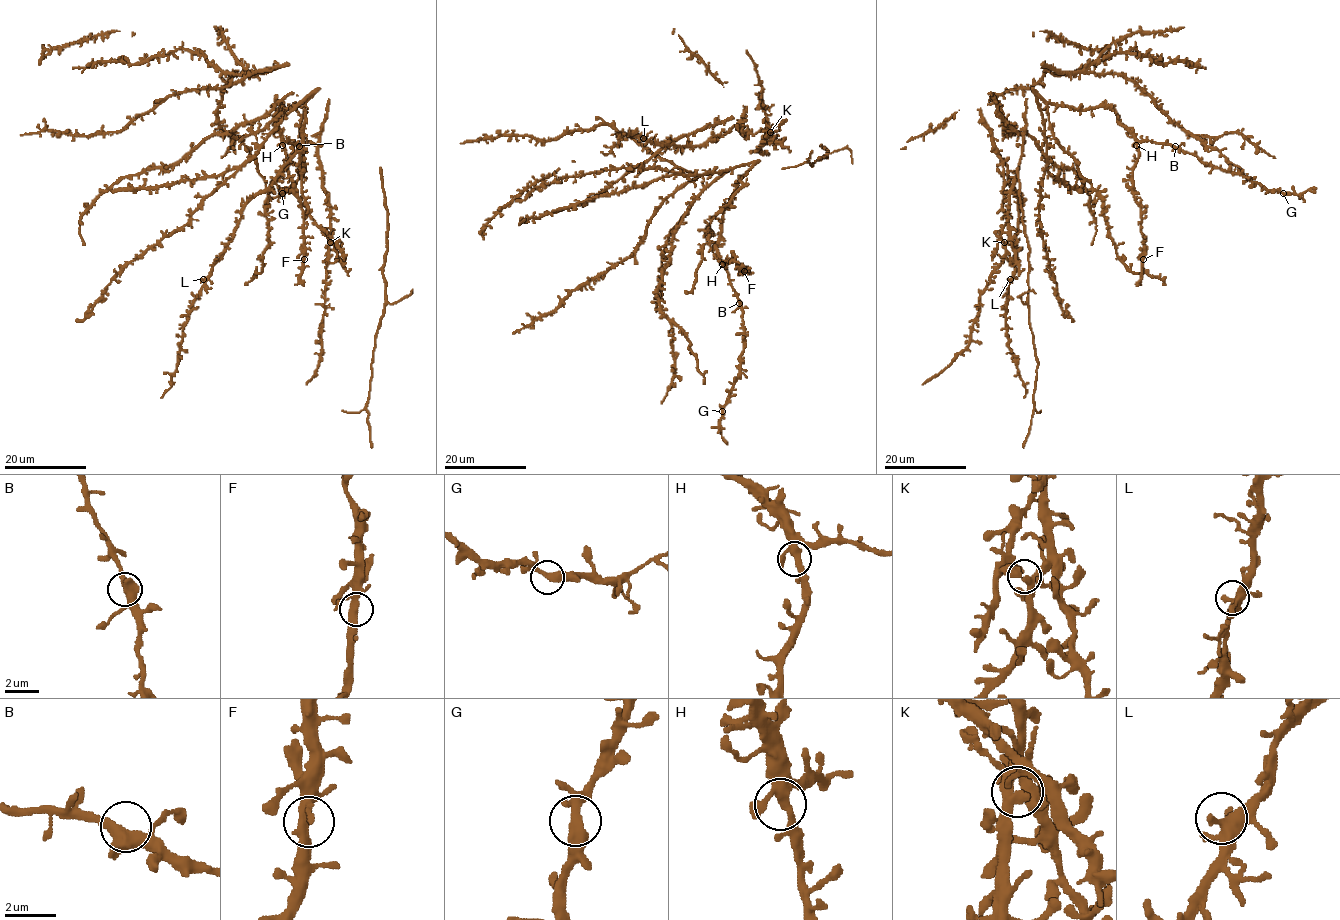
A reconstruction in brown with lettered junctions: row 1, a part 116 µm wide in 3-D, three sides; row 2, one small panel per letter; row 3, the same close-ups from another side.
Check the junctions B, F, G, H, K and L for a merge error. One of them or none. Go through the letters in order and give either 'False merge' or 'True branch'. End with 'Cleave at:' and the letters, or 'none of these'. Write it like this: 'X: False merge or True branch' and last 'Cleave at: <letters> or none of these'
B: True branch
F: True branch
G: True branch
H: True branch
K: True branch
L: True branch
Cleave at: none of these

